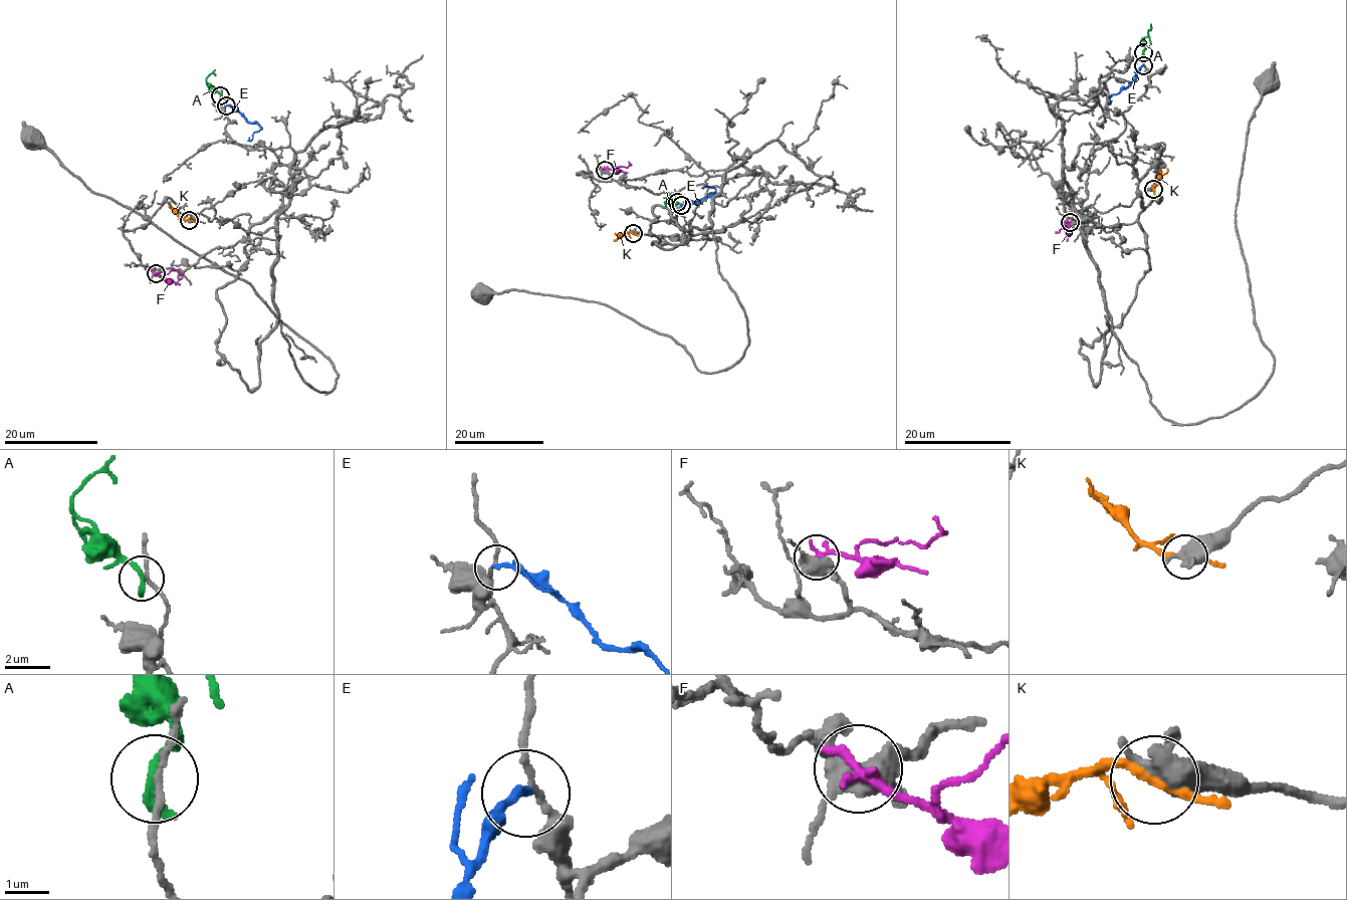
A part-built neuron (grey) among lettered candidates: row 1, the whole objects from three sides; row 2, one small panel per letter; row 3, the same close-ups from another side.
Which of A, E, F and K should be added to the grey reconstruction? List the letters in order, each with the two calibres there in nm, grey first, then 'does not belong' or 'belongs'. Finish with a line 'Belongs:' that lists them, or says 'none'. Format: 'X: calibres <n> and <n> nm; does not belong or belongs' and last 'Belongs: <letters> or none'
A: calibres 140 and 280 nm; does not belong
E: calibres 140 and 190 nm; does not belong
F: calibres 480 and 280 nm; does not belong
K: calibres 700 and 200 nm; does not belong
Belongs: none

